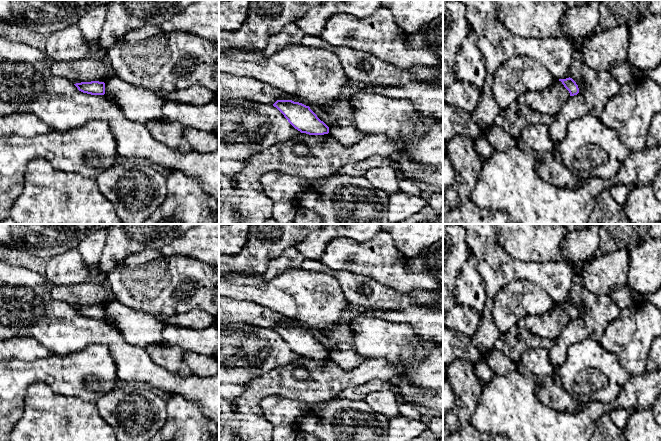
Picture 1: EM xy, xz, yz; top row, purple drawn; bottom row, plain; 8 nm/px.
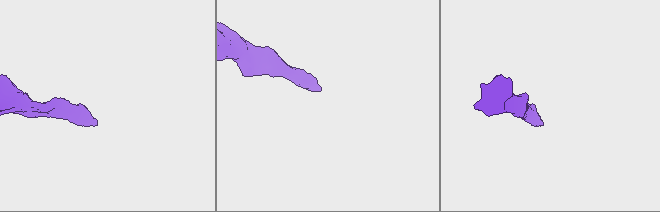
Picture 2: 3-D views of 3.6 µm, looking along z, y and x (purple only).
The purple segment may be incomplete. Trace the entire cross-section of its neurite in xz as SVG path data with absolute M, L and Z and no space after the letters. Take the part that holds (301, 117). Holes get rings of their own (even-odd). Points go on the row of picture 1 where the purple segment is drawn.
M277 100L273 106L301 133L309 135L329 133L329 127L317 117L309 106L292 100Z

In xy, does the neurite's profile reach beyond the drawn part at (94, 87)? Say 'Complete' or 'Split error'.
Complete

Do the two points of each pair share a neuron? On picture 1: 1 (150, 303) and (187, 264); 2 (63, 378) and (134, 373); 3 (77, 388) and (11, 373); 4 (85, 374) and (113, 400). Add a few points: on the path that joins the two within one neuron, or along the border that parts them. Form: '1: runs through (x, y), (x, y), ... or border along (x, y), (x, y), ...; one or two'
1: runs through (160, 293), (179, 274); one
2: border along (109, 351), (119, 383); two
3: runs through (61, 373), (27, 373); one
4: border along (115, 387), (95, 401); two

